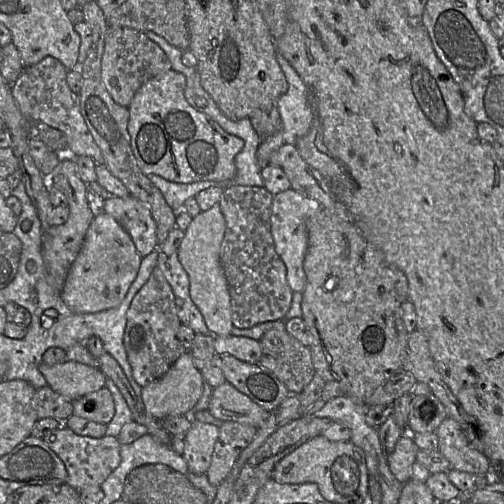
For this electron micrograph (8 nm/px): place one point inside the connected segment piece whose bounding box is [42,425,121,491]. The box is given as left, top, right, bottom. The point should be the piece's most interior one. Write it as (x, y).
(88, 461)

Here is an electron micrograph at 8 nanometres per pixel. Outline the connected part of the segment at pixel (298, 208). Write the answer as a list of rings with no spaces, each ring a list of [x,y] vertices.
[[[292,188],[274,195],[271,209],[271,234],[276,253],[284,262],[287,282],[293,292],[302,292],[306,285],[303,262],[308,248],[307,221],[321,208],[317,200],[309,198]]]

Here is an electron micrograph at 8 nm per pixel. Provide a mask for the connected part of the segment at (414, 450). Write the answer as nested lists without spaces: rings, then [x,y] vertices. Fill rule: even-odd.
[[[404,433],[397,441],[393,452],[387,456],[390,471],[403,485],[411,480],[411,469],[419,451],[412,435]]]

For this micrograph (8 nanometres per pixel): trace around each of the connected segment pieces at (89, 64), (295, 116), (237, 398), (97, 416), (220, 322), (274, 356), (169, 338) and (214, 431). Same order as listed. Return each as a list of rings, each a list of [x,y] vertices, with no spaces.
[[[96,1],[88,2],[80,6],[80,8],[84,14],[84,22],[91,27],[93,34],[93,42],[87,58],[82,64],[77,63],[73,69],[80,70],[83,77],[83,85],[78,94],[80,112],[95,143],[102,152],[103,164],[126,186],[130,196],[146,203],[150,207],[157,226],[157,240],[159,244],[162,244],[170,231],[176,227],[178,212],[175,212],[169,206],[161,191],[138,167],[130,147],[130,135],[128,132],[129,110],[113,100],[101,79],[101,62],[105,36],[109,28],[107,17]]]
[[[277,51],[276,59],[288,83],[287,91],[276,102],[282,121],[286,144],[295,144],[313,123],[313,110],[308,101],[308,89],[289,62]]]
[[[227,381],[213,390],[208,410],[222,422],[238,422],[257,429],[269,416],[269,412]]]
[[[107,387],[73,400],[72,405],[74,415],[105,425],[115,414],[113,396]]]
[[[218,203],[194,216],[185,230],[177,257],[189,276],[190,298],[200,310],[210,334],[228,336],[232,330],[232,309],[229,286],[220,260],[226,220]]]
[[[277,320],[276,326],[260,339],[260,346],[261,357],[258,365],[273,372],[290,394],[300,394],[316,374],[309,347],[302,345],[286,331],[285,320]]]
[[[155,266],[149,279],[133,297],[127,310],[124,347],[132,377],[142,388],[162,377],[175,361],[188,350],[177,338],[181,326],[176,297],[163,272]]]
[[[193,421],[185,434],[183,458],[192,474],[205,474],[208,470],[220,427],[200,421]]]

